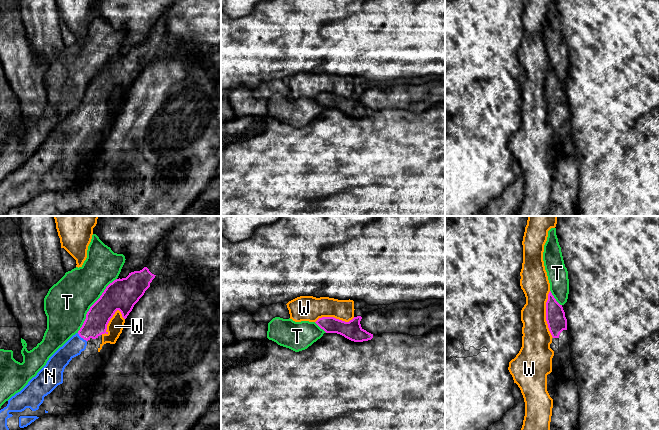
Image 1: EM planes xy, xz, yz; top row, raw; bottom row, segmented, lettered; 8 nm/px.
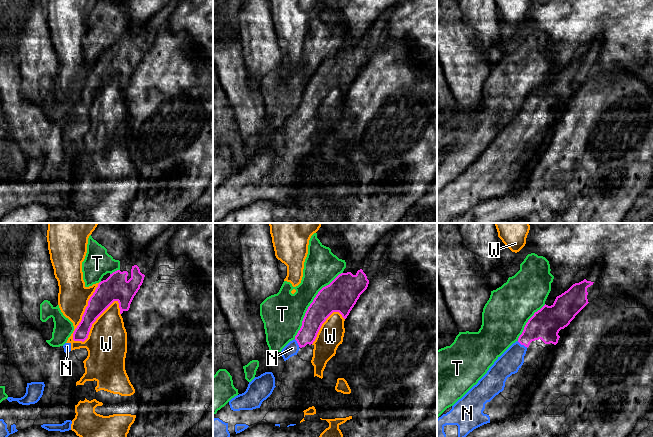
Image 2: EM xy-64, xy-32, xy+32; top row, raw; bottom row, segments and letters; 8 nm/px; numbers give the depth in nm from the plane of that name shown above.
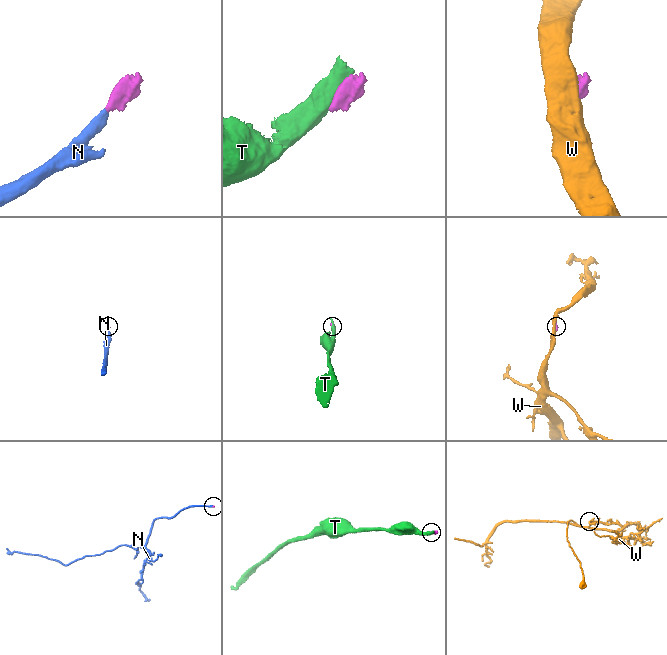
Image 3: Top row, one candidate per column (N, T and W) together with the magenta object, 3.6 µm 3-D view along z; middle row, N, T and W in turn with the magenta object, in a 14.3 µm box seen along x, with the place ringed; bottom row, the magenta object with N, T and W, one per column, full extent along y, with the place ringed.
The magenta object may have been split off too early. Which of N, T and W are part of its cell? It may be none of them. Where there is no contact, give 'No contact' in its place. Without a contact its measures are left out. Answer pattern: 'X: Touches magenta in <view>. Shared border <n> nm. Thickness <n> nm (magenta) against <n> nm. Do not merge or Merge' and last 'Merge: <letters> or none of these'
N: Touches magenta in xy. Shared border 100 nm. Thickness 190 nm (magenta) against 150 nm. Merge
T: Touches magenta in xy. Shared border 550 nm. Thickness 240 nm (magenta) against 360 nm. Do not merge
W: Touches magenta in yz. Shared border 380 nm. Thickness 160 nm (magenta) against 240 nm. Do not merge
Merge: N

